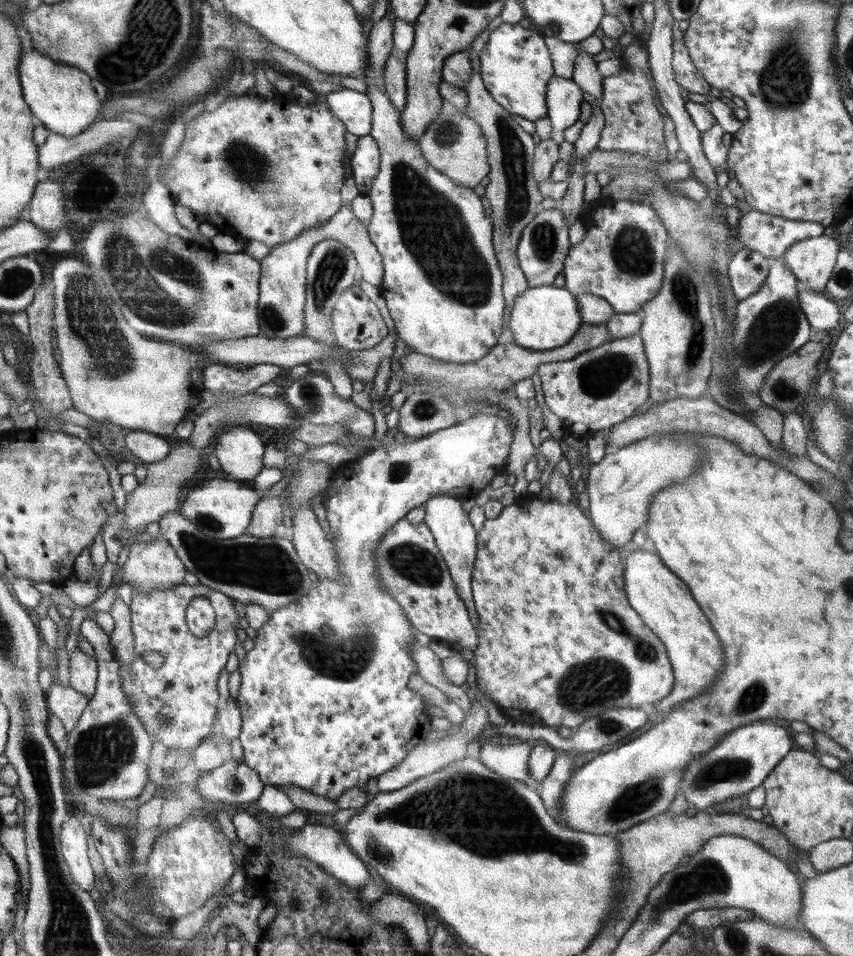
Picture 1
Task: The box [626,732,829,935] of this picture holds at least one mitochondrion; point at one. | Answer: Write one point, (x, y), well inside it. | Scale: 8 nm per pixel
(706, 877)

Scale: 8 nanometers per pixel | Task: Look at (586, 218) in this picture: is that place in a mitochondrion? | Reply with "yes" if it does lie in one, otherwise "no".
no

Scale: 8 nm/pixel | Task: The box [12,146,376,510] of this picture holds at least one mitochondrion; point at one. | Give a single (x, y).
(134, 279)

